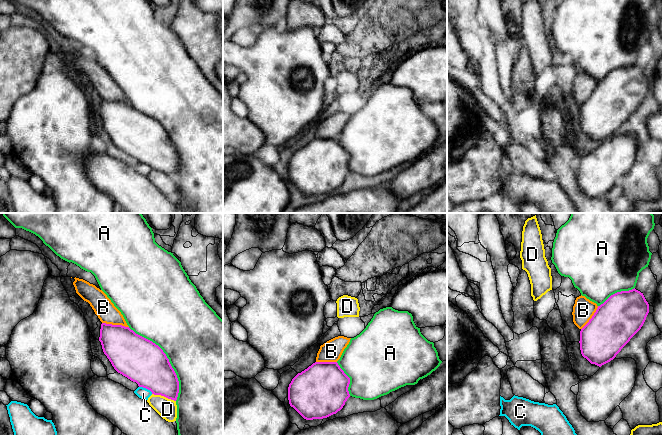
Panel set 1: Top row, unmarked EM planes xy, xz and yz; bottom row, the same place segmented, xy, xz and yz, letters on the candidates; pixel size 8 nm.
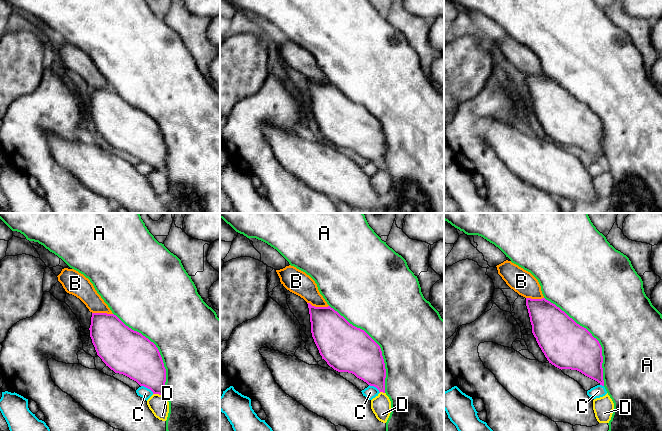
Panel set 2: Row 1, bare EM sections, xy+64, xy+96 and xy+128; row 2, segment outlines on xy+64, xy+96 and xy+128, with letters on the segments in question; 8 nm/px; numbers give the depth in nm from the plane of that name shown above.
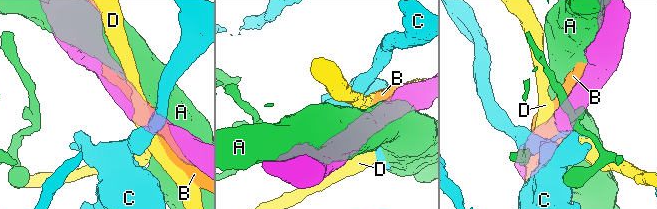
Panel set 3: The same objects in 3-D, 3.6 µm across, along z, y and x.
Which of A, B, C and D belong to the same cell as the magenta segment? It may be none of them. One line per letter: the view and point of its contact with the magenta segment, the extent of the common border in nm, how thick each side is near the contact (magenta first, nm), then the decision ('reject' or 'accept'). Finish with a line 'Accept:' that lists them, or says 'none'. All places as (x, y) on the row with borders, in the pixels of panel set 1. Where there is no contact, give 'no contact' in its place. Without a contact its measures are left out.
A: xy (167, 358) | 700 nm | 360/500 nm | reject
B: xy (115, 325) | 220 nm | 320/160 nm | accept
C: xy (146, 388) | 130 nm | 360/90 nm | reject
D: xy (164, 396) | 200 nm | 320/160 nm | reject
Accept: B

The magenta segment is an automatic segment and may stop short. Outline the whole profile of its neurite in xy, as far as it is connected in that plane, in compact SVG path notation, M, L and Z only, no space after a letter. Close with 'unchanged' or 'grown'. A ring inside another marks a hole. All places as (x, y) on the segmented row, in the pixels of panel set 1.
M76 277L74 279L73 285L76 293L90 304L102 322L99 341L104 354L114 369L131 381L136 382L139 387L150 390L152 394L176 401L179 393L179 381L163 350L152 341L131 330L121 312L102 290L83 279Z; grown

